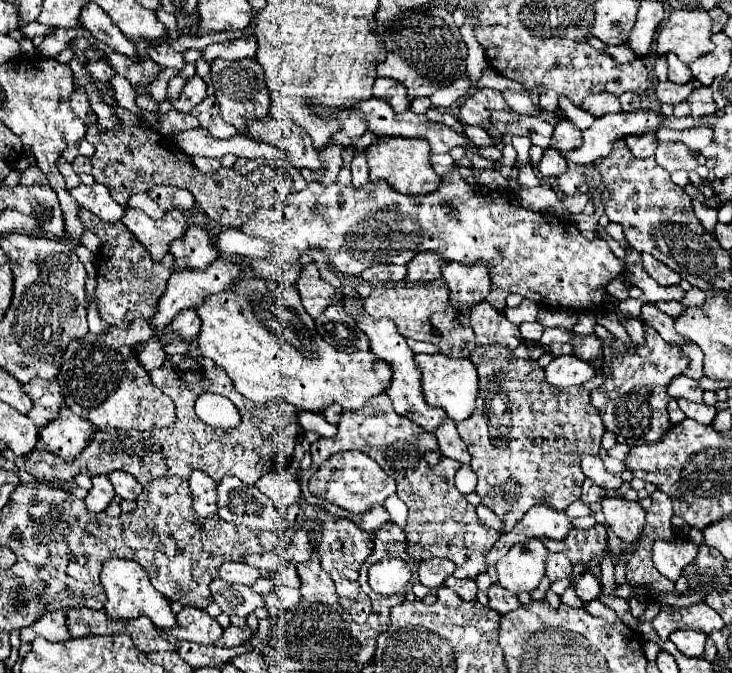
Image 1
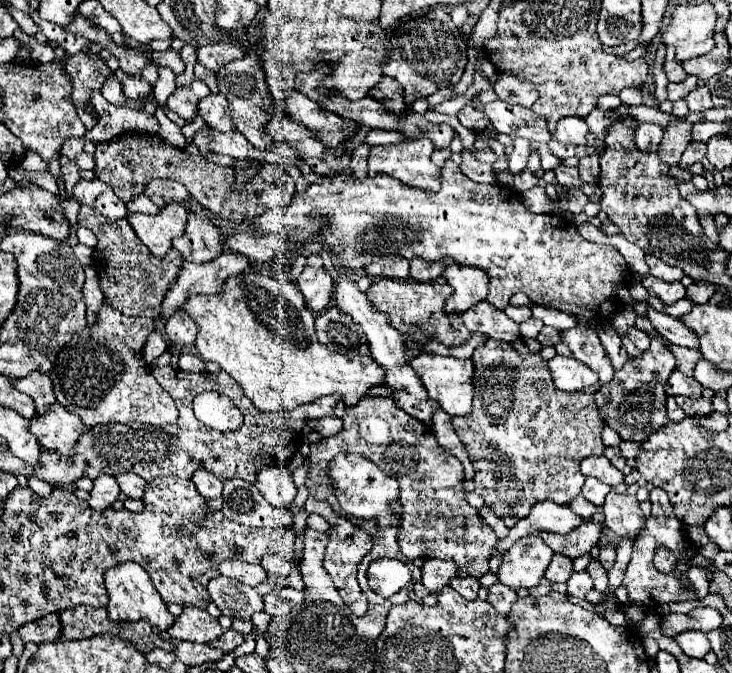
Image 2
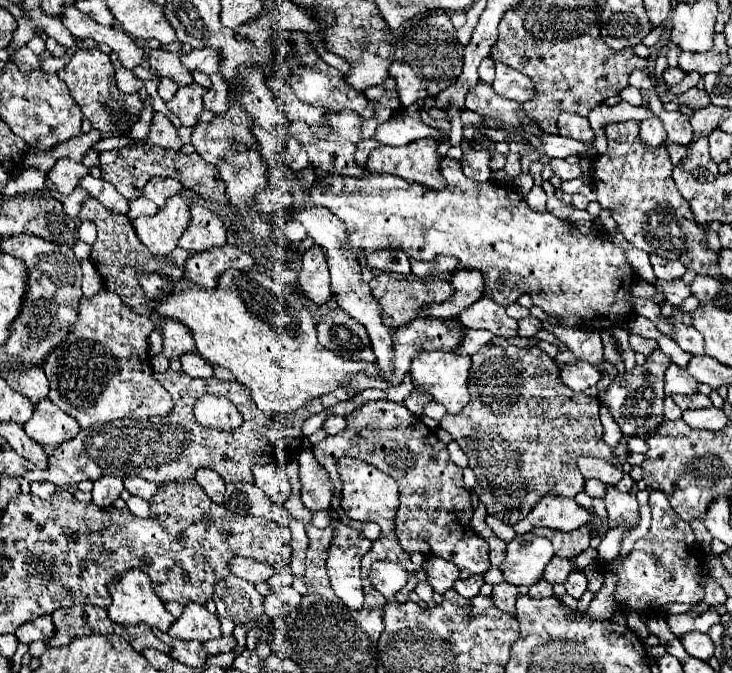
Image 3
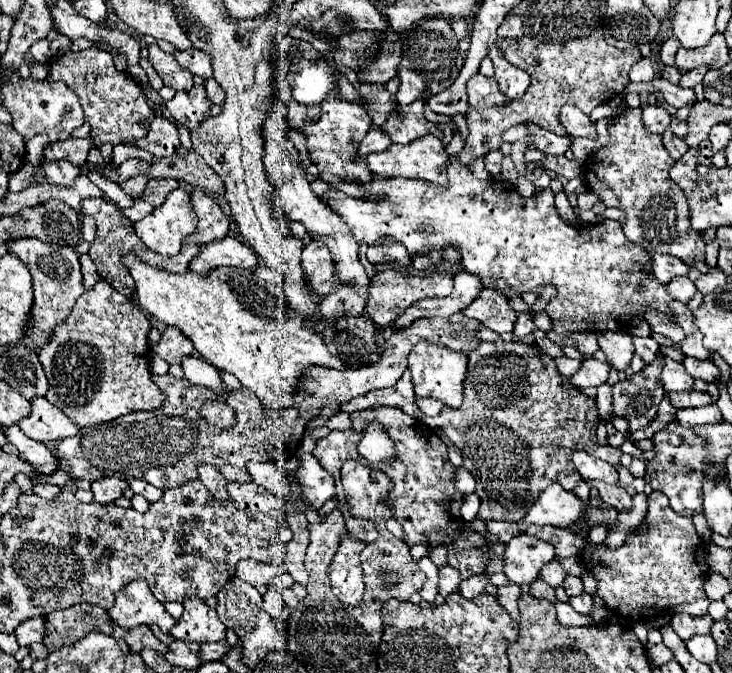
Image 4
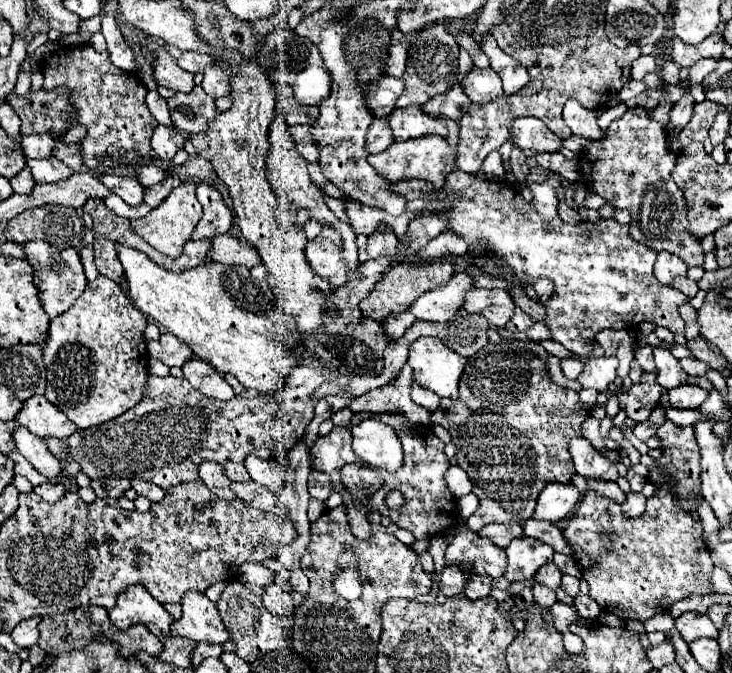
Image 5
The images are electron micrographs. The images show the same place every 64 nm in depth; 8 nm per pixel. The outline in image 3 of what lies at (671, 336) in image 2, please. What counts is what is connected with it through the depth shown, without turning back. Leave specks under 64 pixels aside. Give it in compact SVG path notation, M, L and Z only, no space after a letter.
M670 320L672 324L674 324L674 328L676 328L676 332L674 332L674 340L676 340L676 344L684 350L684 352L688 352L688 354L692 354L692 356L704 356L704 346L702 346L702 336L700 336L700 332L696 332L696 328L692 328L692 326L684 326L684 324L680 324L680 322L674 322L674 320Z

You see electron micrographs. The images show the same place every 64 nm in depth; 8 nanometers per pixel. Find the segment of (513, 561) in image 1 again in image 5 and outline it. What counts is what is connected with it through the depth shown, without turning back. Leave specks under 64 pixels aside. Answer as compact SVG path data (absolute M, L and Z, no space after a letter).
M522 536L520 540L512 540L512 544L506 548L506 554L508 554L508 568L504 576L510 582L516 582L532 578L540 566L552 562L554 548L536 538Z

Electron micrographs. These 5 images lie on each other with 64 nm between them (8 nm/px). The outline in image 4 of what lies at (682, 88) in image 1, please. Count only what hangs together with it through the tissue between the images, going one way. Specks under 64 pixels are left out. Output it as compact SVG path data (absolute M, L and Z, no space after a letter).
M702 64L702 66L694 68L694 70L688 70L688 72L682 76L680 86L682 86L682 88L694 88L698 82L702 82L702 78L704 78L706 72L708 72L708 66L706 66L706 64Z

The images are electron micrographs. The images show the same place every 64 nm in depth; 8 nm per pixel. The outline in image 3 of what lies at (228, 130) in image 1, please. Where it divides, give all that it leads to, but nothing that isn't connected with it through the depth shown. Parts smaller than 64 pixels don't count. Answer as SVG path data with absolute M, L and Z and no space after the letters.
M216 84L204 94L204 106L216 114L224 114L226 106L228 106L228 92L220 92L216 90Z

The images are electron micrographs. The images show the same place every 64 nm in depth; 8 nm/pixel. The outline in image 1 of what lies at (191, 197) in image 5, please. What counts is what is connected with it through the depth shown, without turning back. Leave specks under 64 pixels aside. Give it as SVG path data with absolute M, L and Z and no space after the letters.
M126 208L122 222L136 236L140 244L150 252L152 260L162 260L170 250L170 242L186 232L186 216L182 210L168 210L164 218L152 220L140 210Z

